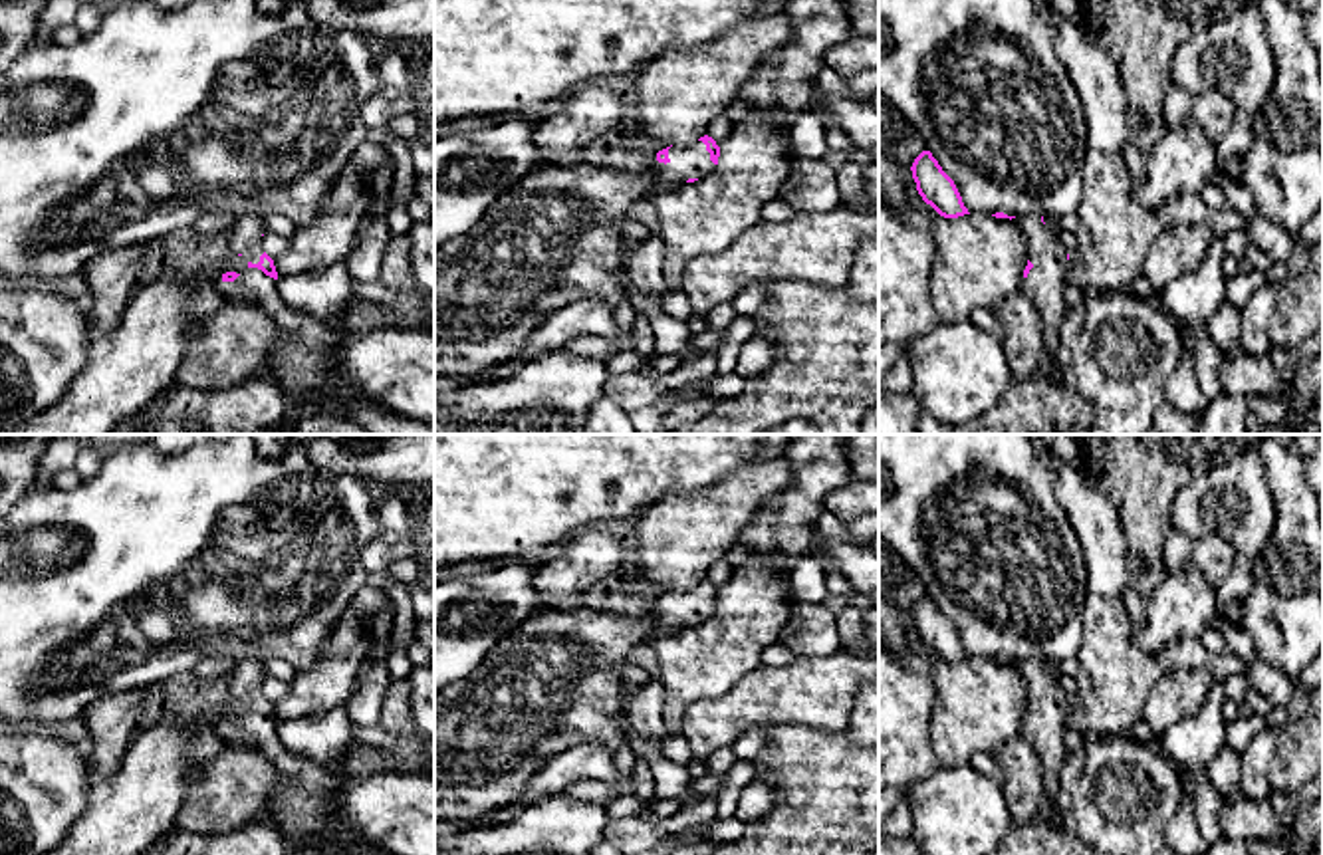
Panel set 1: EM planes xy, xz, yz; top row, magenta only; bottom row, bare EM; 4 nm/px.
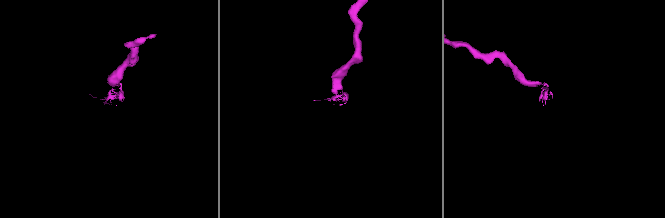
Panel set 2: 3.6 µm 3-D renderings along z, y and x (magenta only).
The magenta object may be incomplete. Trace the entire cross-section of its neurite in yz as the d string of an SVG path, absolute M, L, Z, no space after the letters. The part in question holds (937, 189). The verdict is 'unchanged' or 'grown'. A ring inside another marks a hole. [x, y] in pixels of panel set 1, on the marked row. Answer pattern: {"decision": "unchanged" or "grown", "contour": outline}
{"decision": "unchanged", "contour": "M922 151L912 167L916 190L926 204L930 204L944 218L958 218L970 214L954 181L942 171L930 151Z"}

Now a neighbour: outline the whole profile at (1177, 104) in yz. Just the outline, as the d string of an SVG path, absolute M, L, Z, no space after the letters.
M1170 83L1164 95L1162 113L1164 113L1164 127L1174 129L1184 123L1184 119L1190 115L1192 97L1182 87Z

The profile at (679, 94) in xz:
M787 12L746 18L702 46L674 46L643 65L629 117L645 137L686 147L740 97L768 54L791 36Z

